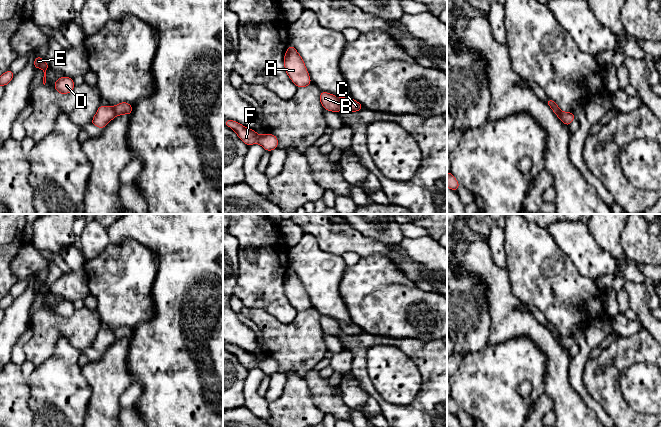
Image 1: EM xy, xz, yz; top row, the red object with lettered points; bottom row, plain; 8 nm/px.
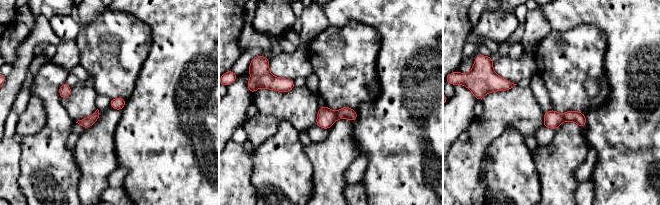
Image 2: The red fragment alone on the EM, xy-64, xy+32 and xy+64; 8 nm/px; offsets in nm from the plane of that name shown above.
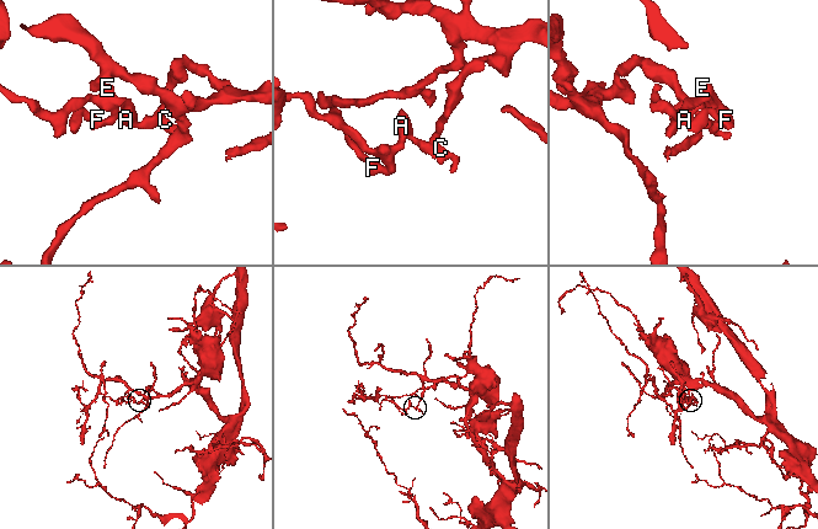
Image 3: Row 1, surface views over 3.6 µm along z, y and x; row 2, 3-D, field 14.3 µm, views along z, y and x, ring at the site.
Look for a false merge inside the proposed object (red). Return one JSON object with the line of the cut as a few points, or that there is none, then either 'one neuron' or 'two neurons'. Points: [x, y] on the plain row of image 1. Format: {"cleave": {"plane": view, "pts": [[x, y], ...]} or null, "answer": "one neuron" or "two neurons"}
{"cleave": {"plane": "xy", "pts": [[112, 331], [116, 339]]}, "answer": "two neurons"}

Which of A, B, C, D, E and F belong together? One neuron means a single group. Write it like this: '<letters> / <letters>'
A B D E F / C

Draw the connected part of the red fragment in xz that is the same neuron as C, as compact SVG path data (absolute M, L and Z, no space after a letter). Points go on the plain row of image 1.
M338 321L340 329L347 335L356 336L364 333L364 331L353 322Z

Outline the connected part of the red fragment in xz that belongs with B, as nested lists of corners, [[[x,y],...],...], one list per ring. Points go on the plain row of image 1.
[[[322,315],[319,319],[322,331],[325,334],[329,334],[340,339],[340,327],[339,322],[335,319]]]

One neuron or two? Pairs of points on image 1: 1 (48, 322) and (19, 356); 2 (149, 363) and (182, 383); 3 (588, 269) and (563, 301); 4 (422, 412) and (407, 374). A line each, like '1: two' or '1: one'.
1: two
2: one
3: two
4: two

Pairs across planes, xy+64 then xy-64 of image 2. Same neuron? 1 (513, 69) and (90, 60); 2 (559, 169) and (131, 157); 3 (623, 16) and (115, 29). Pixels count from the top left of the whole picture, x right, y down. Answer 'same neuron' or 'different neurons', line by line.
1: different neurons
2: different neurons
3: different neurons

